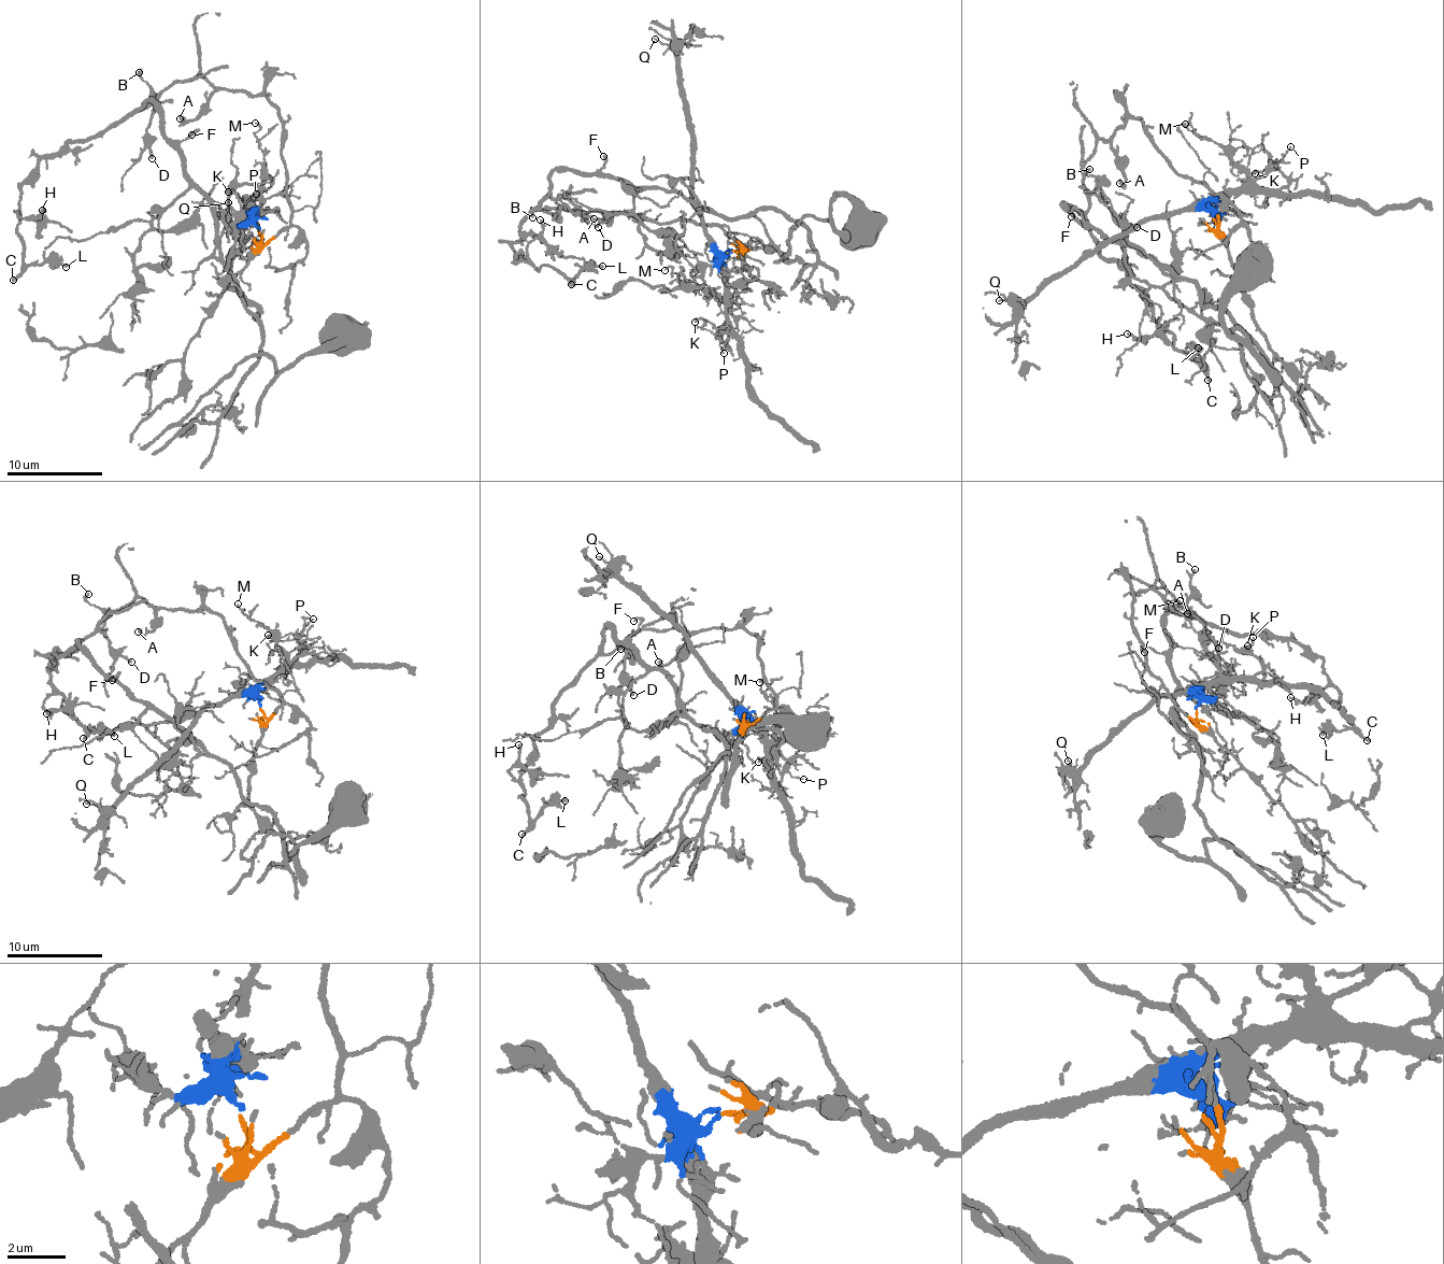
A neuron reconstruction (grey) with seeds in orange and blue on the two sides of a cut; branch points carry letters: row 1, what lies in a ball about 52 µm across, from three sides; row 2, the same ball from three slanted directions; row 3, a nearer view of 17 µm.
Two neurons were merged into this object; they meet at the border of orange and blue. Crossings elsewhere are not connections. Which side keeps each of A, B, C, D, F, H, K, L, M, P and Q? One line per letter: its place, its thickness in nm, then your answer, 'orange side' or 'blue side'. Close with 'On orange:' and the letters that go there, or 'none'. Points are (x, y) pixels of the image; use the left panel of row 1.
A: at (180, 118); 200 nm thick; orange side
B: at (139, 72); 90 nm thick; orange side
C: at (13, 280); 240 nm thick; orange side
D: at (152, 158); 140 nm thick; orange side
F: at (191, 135); 140 nm thick; orange side
H: at (42, 210); 180 nm thick; orange side
K: at (228, 192); 120 nm thick; blue side
L: at (66, 267); 180 nm thick; orange side
M: at (255, 123); 130 nm thick; blue side
P: at (256, 194); 80 nm thick; blue side
Q: at (228, 202); 110 nm thick; blue side
On orange: A, B, C, D, F, H, L

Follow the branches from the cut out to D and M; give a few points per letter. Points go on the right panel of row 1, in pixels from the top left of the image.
D: (1212, 218), (1209, 187), (1172, 170), (1128, 117), (1082, 170), (1085, 187), (1137, 227)
M: (1212, 216), (1215, 206), (1243, 183), (1246, 170), (1227, 148), (1185, 125)

